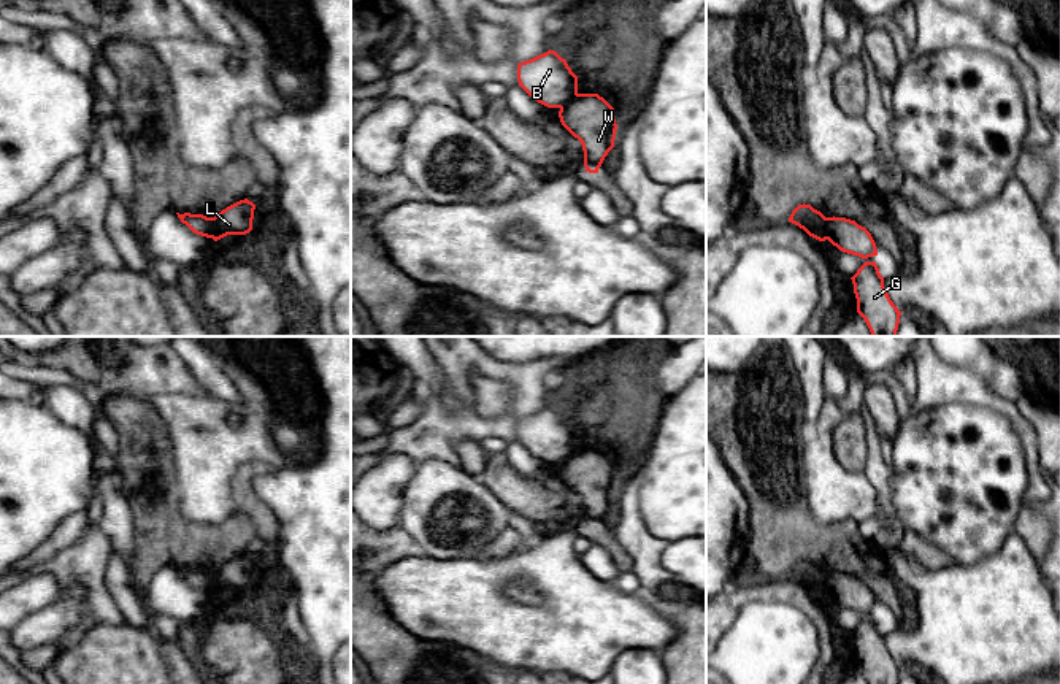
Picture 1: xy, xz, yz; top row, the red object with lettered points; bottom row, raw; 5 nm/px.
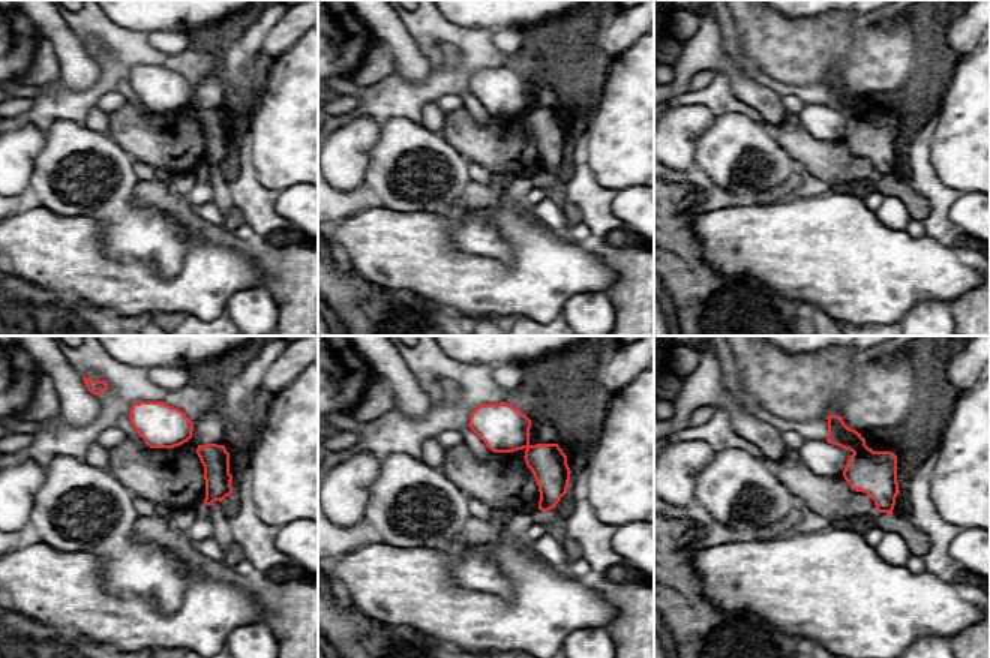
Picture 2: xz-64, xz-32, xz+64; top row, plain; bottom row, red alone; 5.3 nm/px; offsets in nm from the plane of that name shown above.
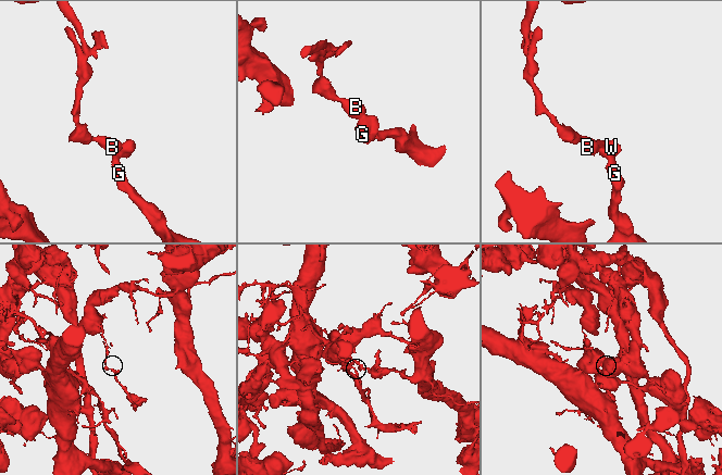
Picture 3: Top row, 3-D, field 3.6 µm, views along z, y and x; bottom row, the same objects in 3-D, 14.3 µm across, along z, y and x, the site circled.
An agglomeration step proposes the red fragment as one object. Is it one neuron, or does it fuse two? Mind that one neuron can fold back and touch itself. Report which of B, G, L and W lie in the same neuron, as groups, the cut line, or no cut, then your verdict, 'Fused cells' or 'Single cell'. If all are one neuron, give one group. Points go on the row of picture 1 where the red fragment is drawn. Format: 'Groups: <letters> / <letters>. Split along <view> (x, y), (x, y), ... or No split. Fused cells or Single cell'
Groups: B / G L W. Split along yz (827, 218), (825, 238). Fused cells

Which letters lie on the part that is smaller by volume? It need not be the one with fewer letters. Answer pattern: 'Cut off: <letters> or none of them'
Cut off: G, L, W

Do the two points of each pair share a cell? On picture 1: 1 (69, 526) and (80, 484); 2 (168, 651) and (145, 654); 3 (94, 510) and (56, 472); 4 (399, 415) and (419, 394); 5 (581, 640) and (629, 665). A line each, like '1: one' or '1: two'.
1: two
2: two
3: two
4: one
5: two

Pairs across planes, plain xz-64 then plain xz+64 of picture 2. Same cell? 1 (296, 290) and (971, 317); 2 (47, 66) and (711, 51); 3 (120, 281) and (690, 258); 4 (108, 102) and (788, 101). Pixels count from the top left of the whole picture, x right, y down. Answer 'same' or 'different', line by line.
1: same
2: different
3: different
4: same

